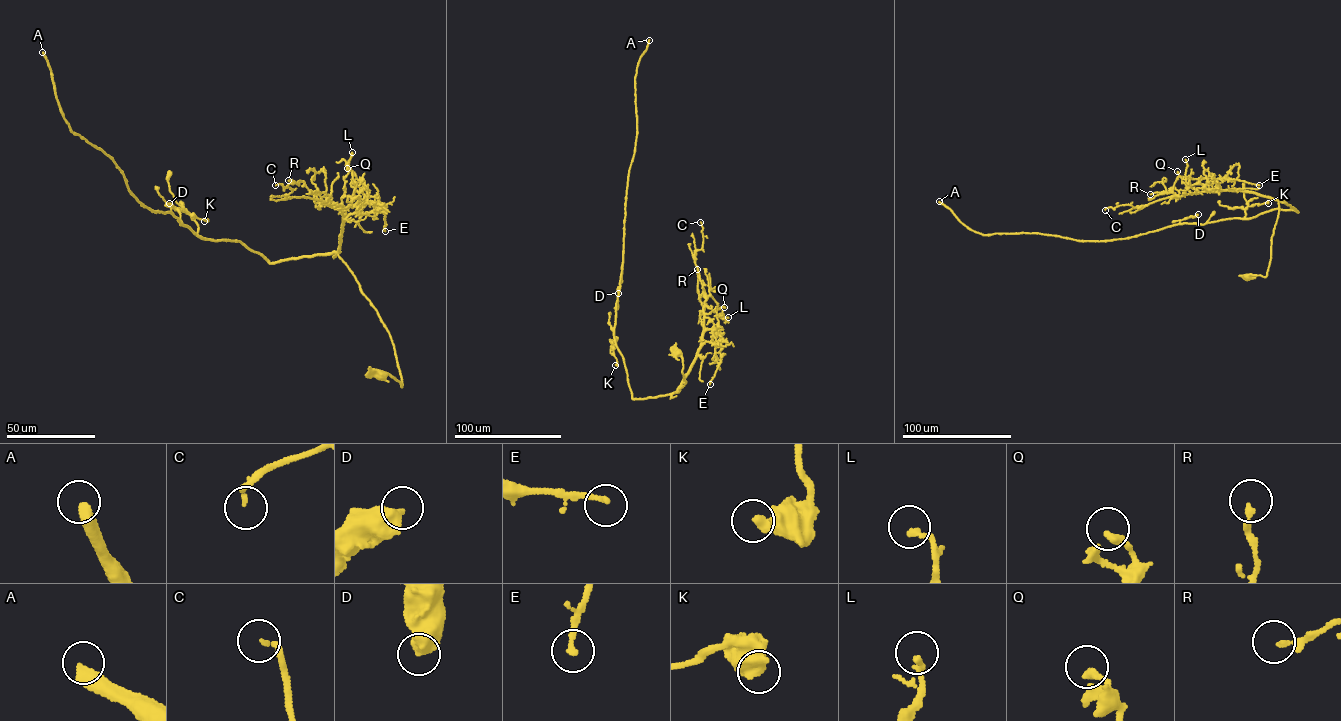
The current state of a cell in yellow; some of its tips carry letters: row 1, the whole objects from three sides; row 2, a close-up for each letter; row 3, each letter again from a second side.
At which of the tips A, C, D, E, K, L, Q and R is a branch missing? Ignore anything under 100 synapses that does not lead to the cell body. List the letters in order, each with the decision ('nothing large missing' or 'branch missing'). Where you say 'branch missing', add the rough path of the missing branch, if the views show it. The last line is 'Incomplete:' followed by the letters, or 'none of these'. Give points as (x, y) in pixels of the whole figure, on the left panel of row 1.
A: branch missing
C: nothing large missing
D: nothing large missing
E: nothing large missing
K: nothing large missing
L: nothing large missing
Q: nothing large missing
R: nothing large missing
Incomplete: A

